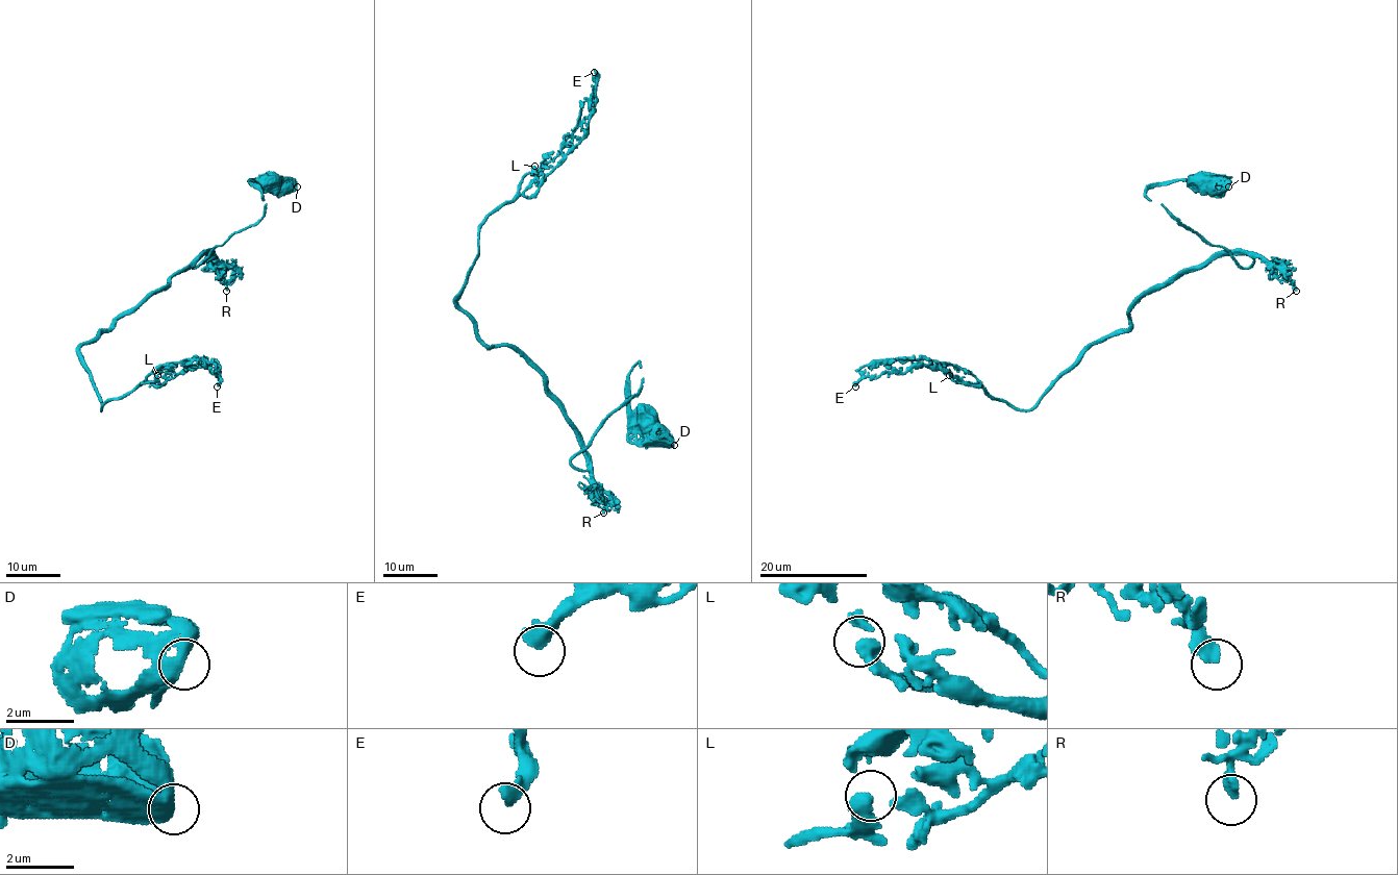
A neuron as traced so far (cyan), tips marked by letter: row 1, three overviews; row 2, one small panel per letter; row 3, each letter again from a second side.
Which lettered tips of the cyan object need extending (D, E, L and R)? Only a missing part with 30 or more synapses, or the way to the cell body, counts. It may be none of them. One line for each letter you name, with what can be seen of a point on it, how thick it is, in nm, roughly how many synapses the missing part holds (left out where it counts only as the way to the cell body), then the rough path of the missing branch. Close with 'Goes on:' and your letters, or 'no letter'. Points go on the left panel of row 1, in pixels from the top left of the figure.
Goes on: no letter

